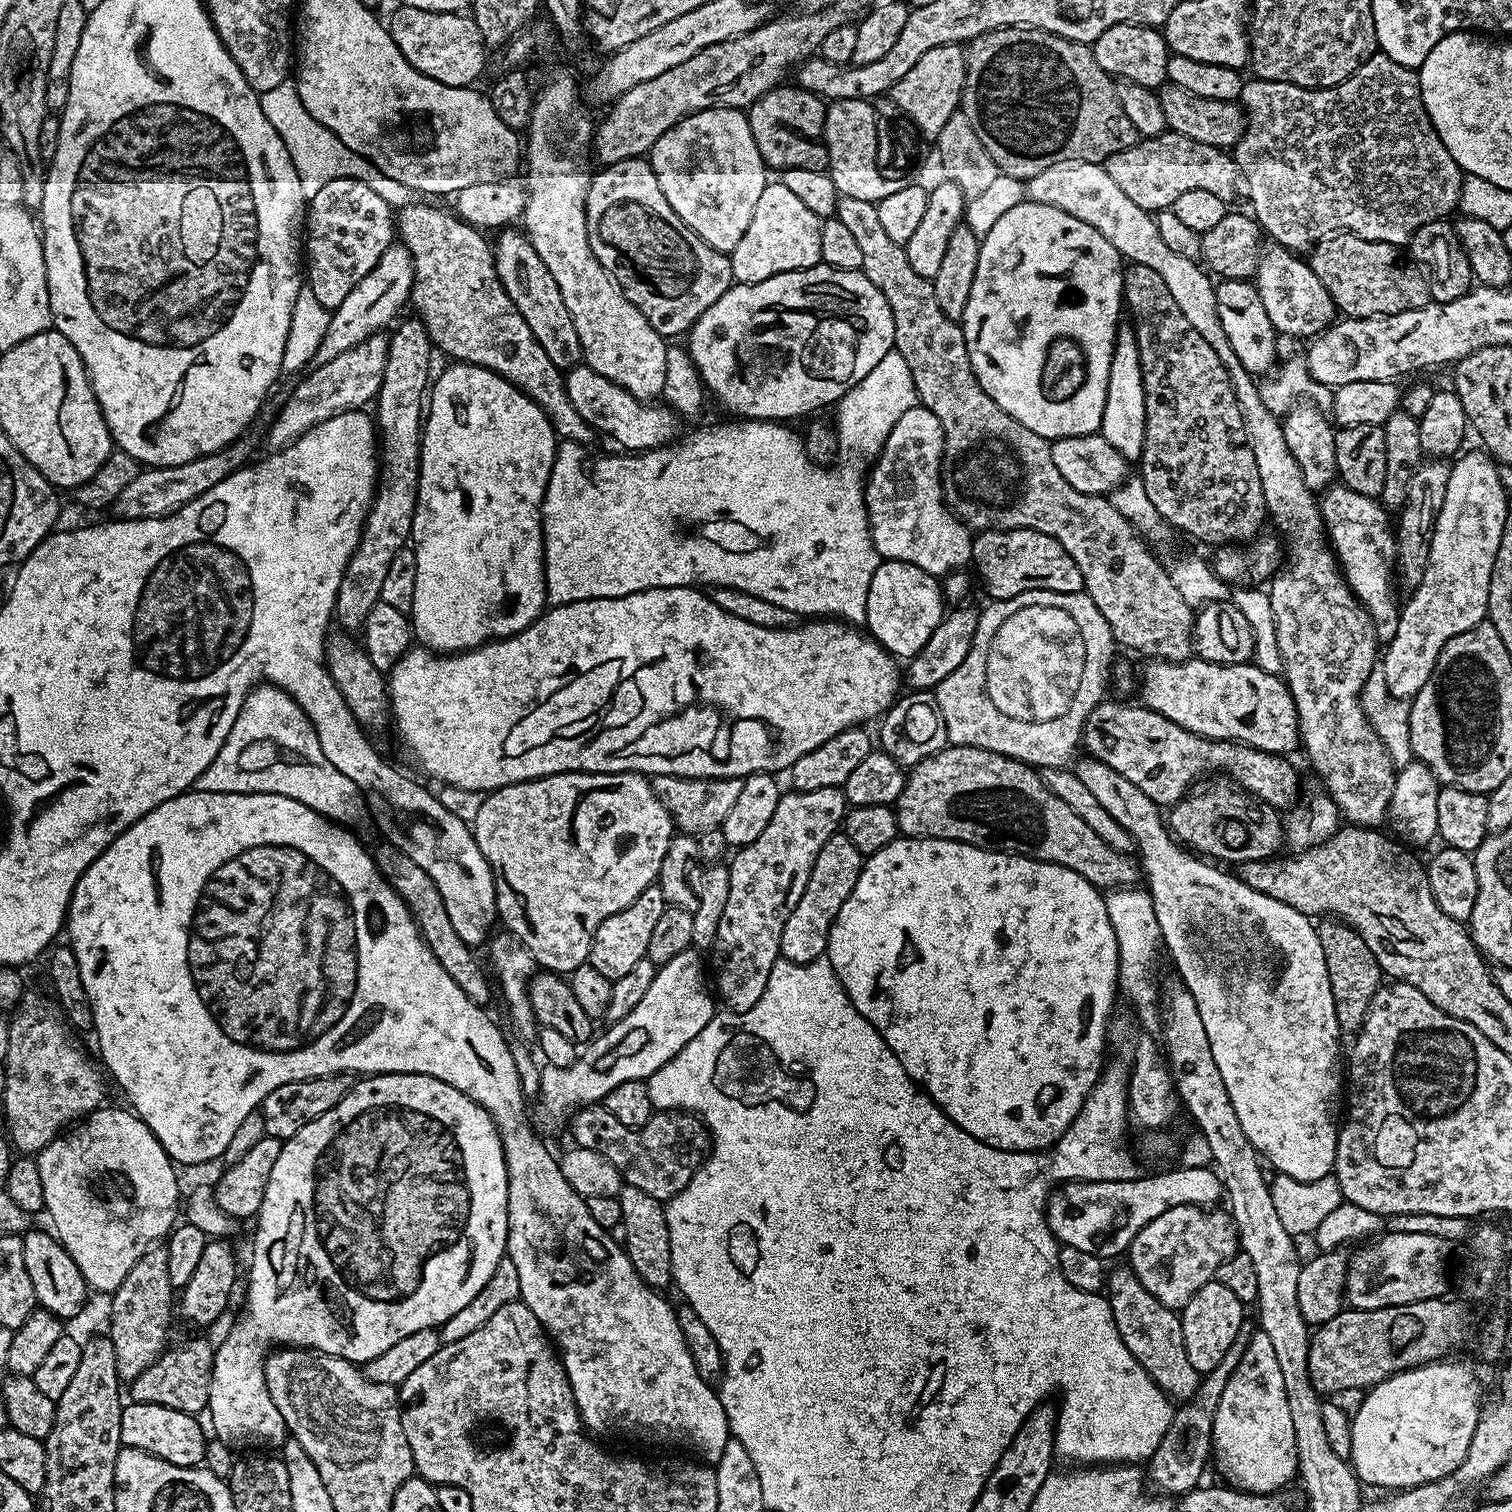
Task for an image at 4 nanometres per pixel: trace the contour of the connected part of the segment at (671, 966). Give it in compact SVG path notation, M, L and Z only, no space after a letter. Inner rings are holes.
M690 946L673 960L657 967L650 990L646 990L634 1010L630 1010L626 1018L611 1023L606 1032L591 1039L570 1067L545 1063L540 1071L538 1110L548 1112L564 1124L579 1106L601 1103L609 1092L624 1082L645 1081L667 1067L669 1061L703 1031L718 1012L709 985L708 988L704 985L706 964L700 961L700 956L701 953Z

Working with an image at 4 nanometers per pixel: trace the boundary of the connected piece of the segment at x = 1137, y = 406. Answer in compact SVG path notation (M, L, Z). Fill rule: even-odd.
M1128 322L1121 323L1116 330L1116 345L1114 354L1110 358L1110 378L1106 382L1106 406L1102 410L1099 435L1104 436L1106 442L1110 442L1110 446L1114 446L1114 450L1118 450L1118 454L1122 454L1125 460L1139 461L1146 438L1146 394L1144 393L1142 362L1136 341L1136 330Z

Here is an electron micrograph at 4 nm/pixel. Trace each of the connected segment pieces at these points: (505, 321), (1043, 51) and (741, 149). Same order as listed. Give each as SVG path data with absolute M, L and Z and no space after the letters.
M408 204L399 209L394 220L399 243L412 255L414 282L412 283L411 307L416 307L415 315L426 326L433 347L444 352L456 362L482 365L483 368L504 376L517 388L534 401L547 414L557 437L560 440L572 441L585 446L593 445L596 438L595 428L582 418L580 411L570 402L568 388L565 386L565 375L546 355L530 326L519 313L517 306L506 294L498 278L495 262L495 251L491 243L479 229L461 220L451 211L444 212L443 207L421 204Z
M996 28L976 36L966 48L966 82L960 108L970 118L986 154L994 158L1001 173L1027 182L1058 162L1081 160L1103 164L1110 154L1126 150L1138 137L1130 118L1118 102L1113 77L1098 66L1091 47L1044 32L1041 28Z
M707 108L692 112L658 138L650 153L650 163L658 178L658 186L662 186L662 194L666 194L666 202L674 206L674 214L678 214L678 218L682 218L702 242L714 246L719 252L732 253L742 234L746 234L754 206L770 180L762 154L758 154L754 134L750 134L747 115L739 108Z

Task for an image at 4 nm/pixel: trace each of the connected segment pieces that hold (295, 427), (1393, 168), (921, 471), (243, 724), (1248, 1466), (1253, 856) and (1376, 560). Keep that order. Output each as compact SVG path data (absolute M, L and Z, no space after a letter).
M384 334L371 336L363 340L357 348L346 350L346 354L338 354L338 358L330 358L326 366L312 368L305 380L296 384L296 389L288 396L288 401L280 408L280 413L272 420L268 428L267 447L279 450L292 444L302 434L306 434L316 424L334 418L340 412L351 412L365 407L364 403L375 401L380 390L382 374L388 358L389 337Z
M1377 54L1372 56L1366 61L1356 73L1350 78L1346 78L1341 84L1336 84L1332 88L1299 88L1294 86L1290 82L1270 82L1269 80L1257 80L1255 78L1245 79L1242 90L1240 91L1239 103L1244 109L1244 115L1246 117L1246 123L1244 125L1244 132L1240 136L1240 140L1236 143L1234 149L1234 159L1236 161L1236 167L1239 175L1242 177L1242 184L1248 187L1248 196L1252 199L1252 209L1250 209L1251 215L1254 217L1257 224L1260 225L1261 229L1265 233L1268 232L1272 235L1271 239L1275 243L1282 245L1284 248L1289 250L1300 250L1296 248L1305 248L1305 250L1311 249L1317 242L1333 235L1339 234L1343 231L1354 232L1356 235L1366 238L1367 240L1377 240L1383 244L1390 244L1393 246L1404 246L1407 245L1408 241L1411 240L1412 235L1418 231L1422 226L1426 226L1426 222L1434 222L1441 218L1451 217L1451 212L1457 211L1460 203L1460 191L1462 190L1462 182L1465 178L1465 173L1460 171L1458 162L1454 162L1454 158L1450 154L1450 150L1446 150L1446 146L1442 142L1442 138L1438 138L1438 134L1434 130L1434 126L1430 122L1428 117L1428 111L1424 108L1422 102L1422 94L1420 93L1420 77L1415 71L1406 66L1402 66L1398 62L1394 62L1391 58L1383 54Z
M922 406L911 408L906 410L906 414L902 414L902 418L898 418L898 422L894 422L894 430L890 430L886 442L879 449L864 485L868 525L872 530L872 541L879 556L884 560L897 560L918 566L937 578L944 578L951 572L967 569L971 565L974 539L968 525L962 523L955 511L944 502L943 458L942 422L938 422L938 418Z
M264 682L249 692L244 699L242 710L226 738L222 742L222 750L206 766L194 785L197 792L261 792L262 794L282 794L286 798L294 798L294 802L302 802L302 806L310 806L327 820L335 820L337 824L352 826L355 820L365 819L366 805L364 797L335 766L330 766L324 748L318 742L316 732L312 728L308 716L280 688Z
M1259 1330L1248 1337L1248 1345L1242 1354L1242 1362L1230 1374L1226 1390L1218 1402L1212 1427L1212 1451L1215 1459L1220 1459L1220 1468L1229 1485L1237 1489L1257 1494L1276 1494L1298 1476L1300 1463L1294 1442L1294 1421L1290 1419L1290 1402L1286 1402L1286 1382L1282 1382L1282 1369L1278 1367L1278 1358L1274 1358L1274 1346L1270 1338Z
M1224 778L1201 779L1192 785L1188 795L1182 797L1176 804L1171 805L1169 812L1172 813L1167 813L1167 827L1181 845L1187 846L1195 853L1211 858L1216 862L1229 860L1232 866L1239 866L1248 860L1266 860L1275 857L1279 853L1276 851L1279 850L1280 844L1282 848L1282 841L1286 836L1282 825L1282 816L1277 809L1270 804L1261 804L1255 796L1233 786Z
M1336 482L1323 493L1319 501L1320 517L1324 520L1324 531L1327 543L1336 554L1336 563L1344 574L1344 580L1350 586L1350 590L1358 599L1360 605L1368 611L1372 624L1376 627L1377 641L1387 642L1394 638L1400 621L1400 608L1396 604L1396 592L1394 587L1394 573L1396 571L1396 534L1390 513L1375 496L1358 494L1350 490L1345 484Z

